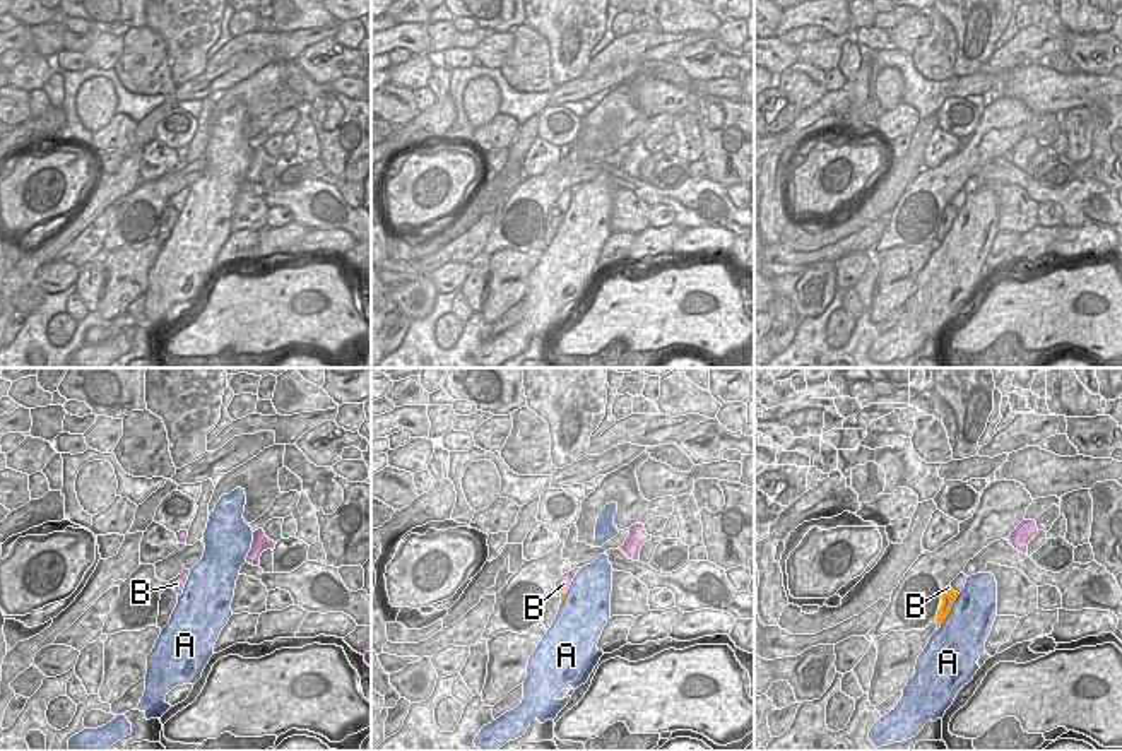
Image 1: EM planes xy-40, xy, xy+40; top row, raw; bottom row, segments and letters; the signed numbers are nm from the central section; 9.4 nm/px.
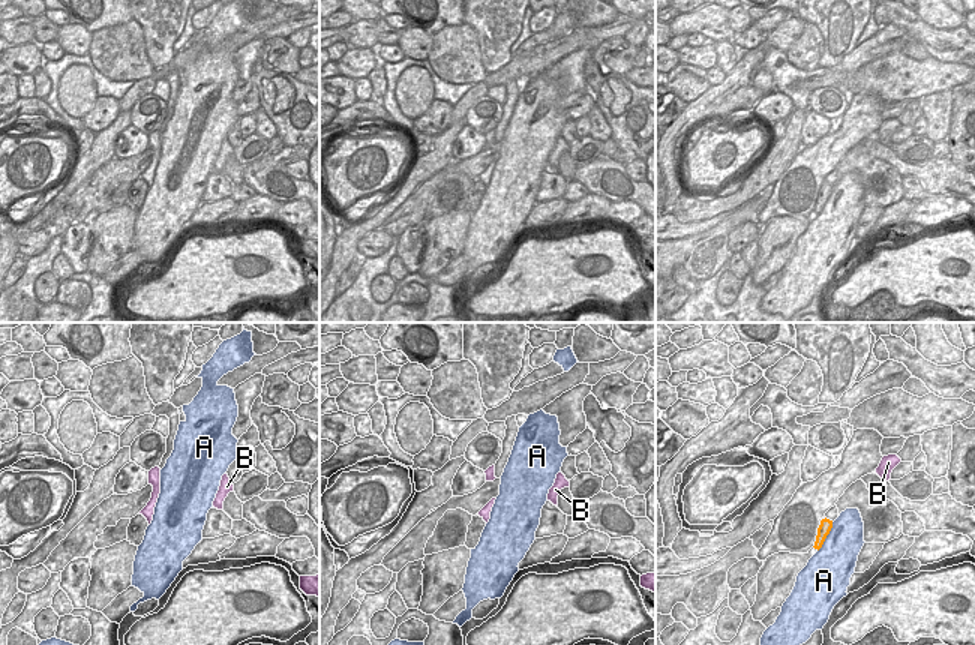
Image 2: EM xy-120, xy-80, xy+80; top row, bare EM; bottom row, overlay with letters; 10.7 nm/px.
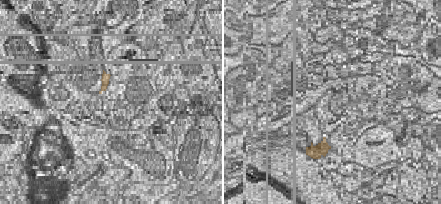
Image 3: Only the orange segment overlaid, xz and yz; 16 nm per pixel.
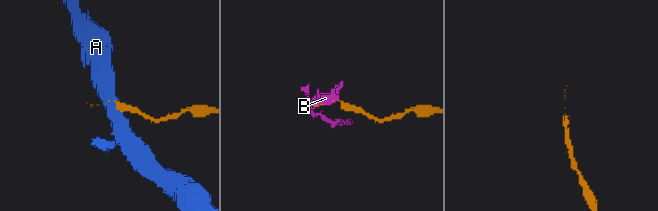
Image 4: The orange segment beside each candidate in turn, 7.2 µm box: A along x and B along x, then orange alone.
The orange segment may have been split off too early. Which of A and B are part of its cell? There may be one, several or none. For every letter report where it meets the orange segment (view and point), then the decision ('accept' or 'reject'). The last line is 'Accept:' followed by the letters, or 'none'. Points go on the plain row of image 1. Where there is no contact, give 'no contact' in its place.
A: meets orange in xy+40 at (950, 226); reject
B: meets orange in xy+40 at (948, 207); reject
Accept: none

